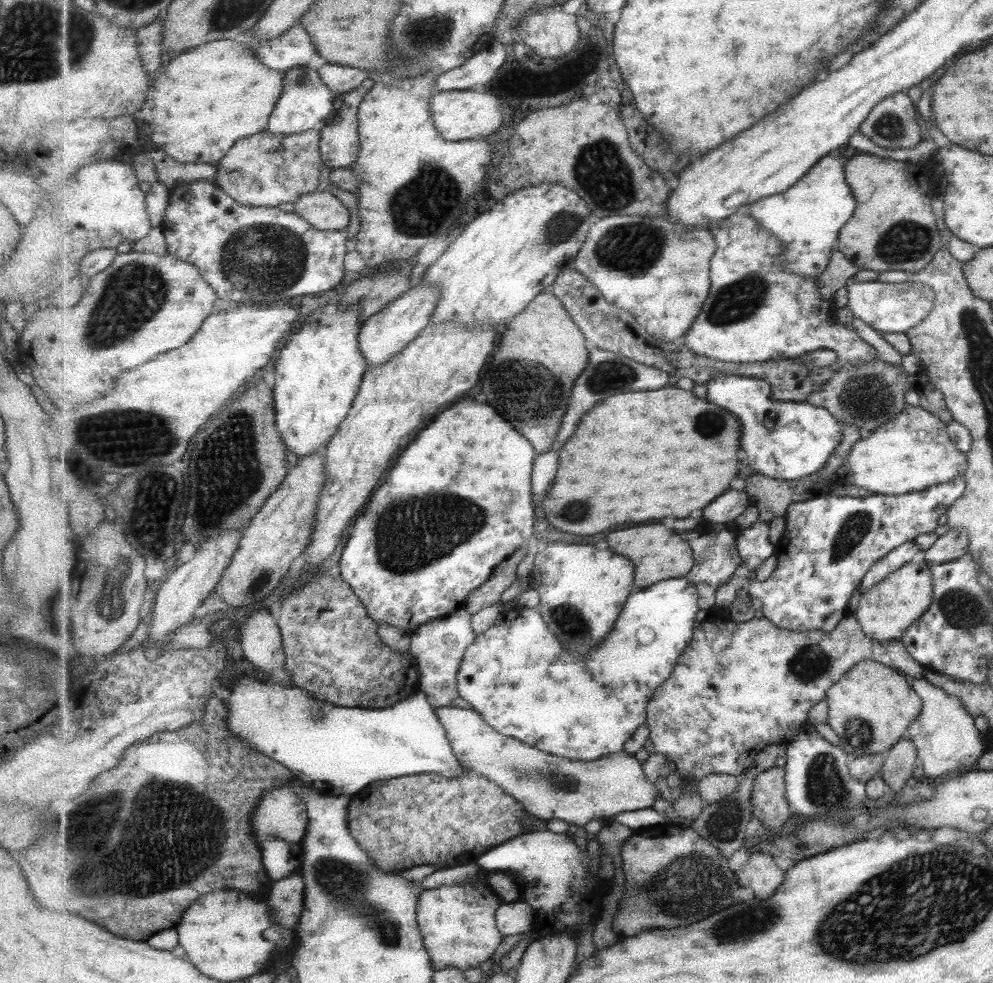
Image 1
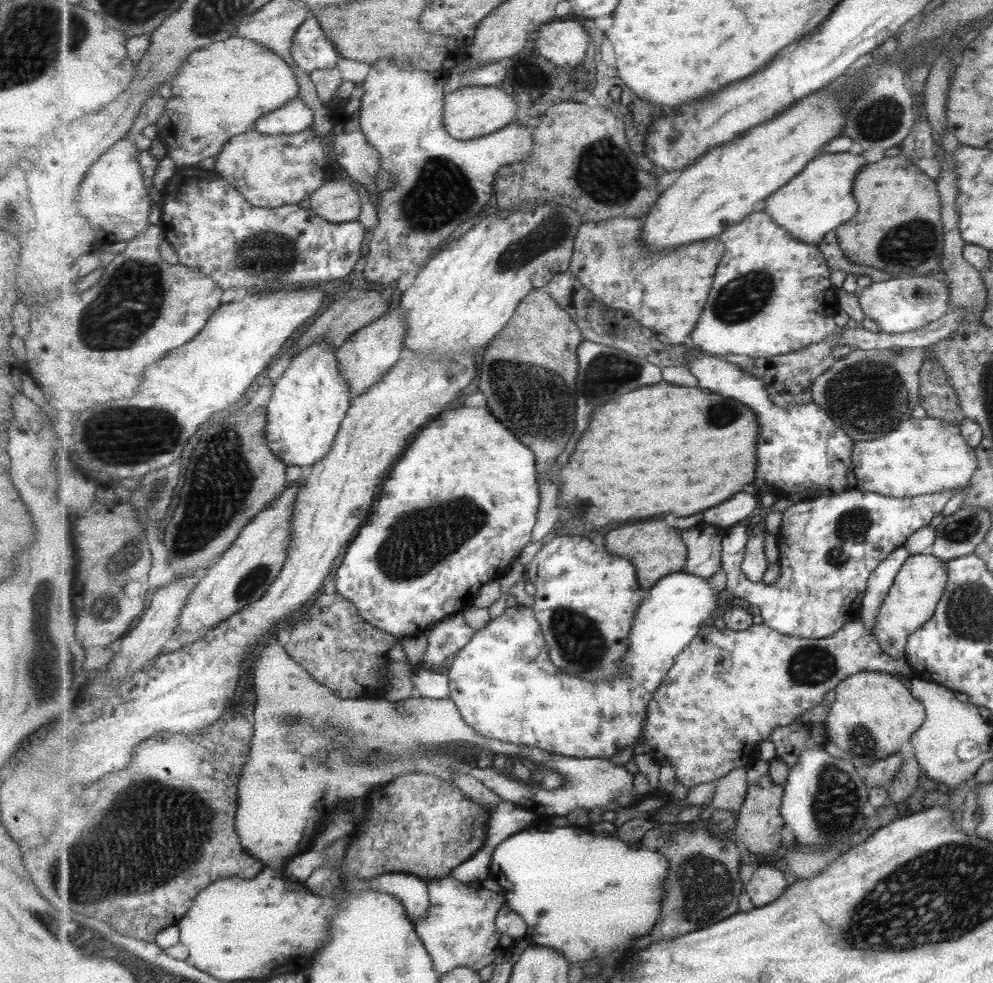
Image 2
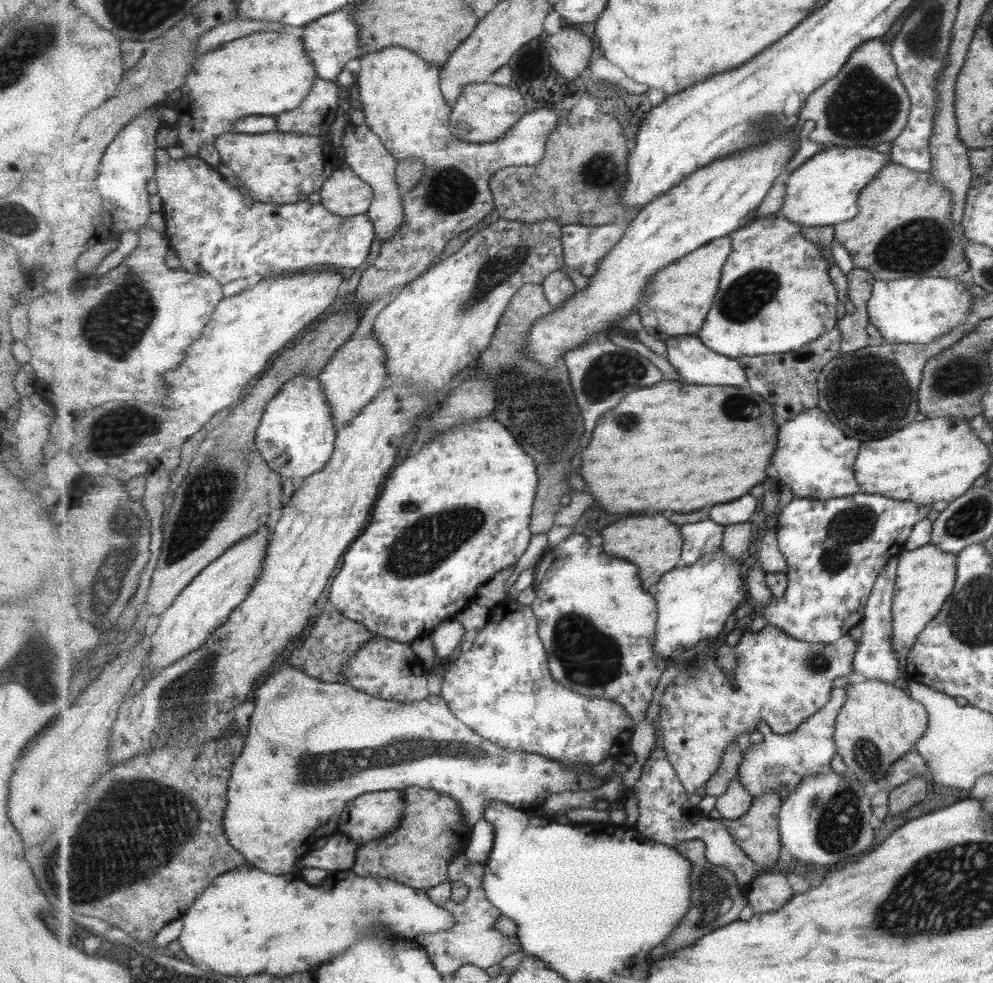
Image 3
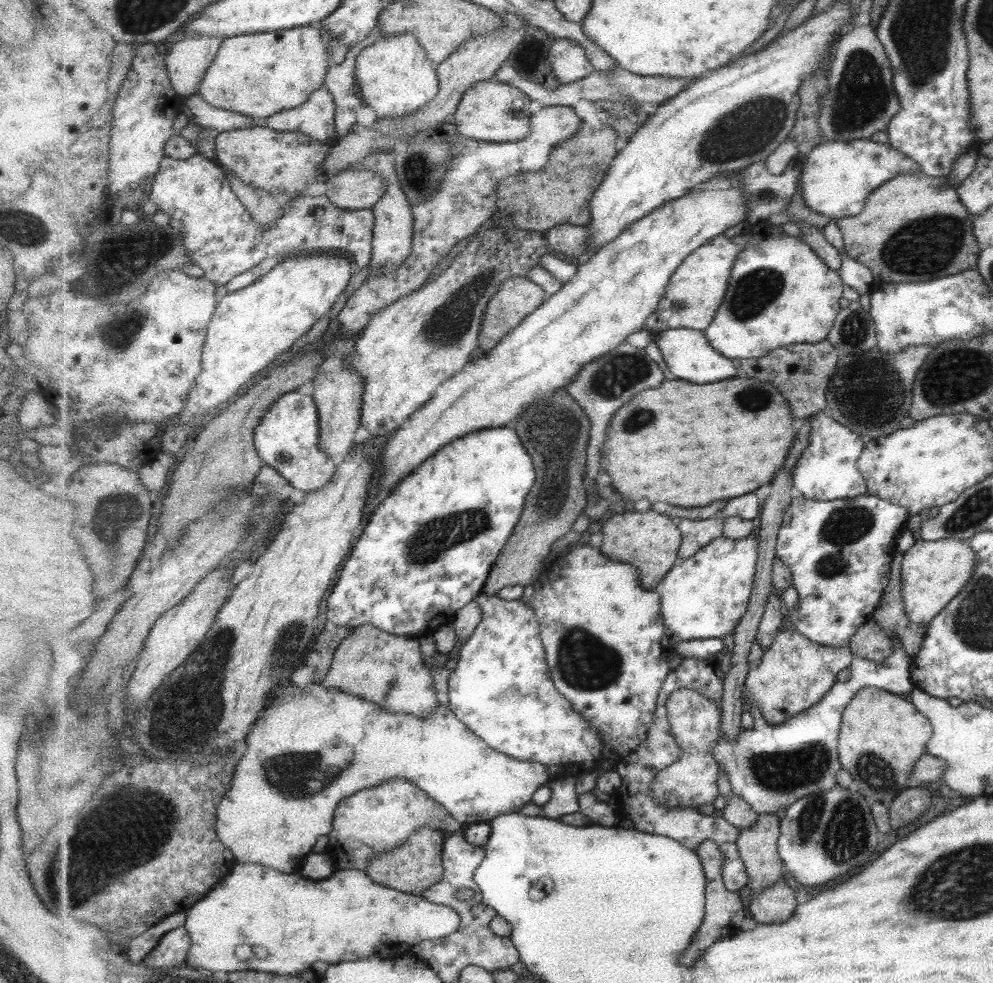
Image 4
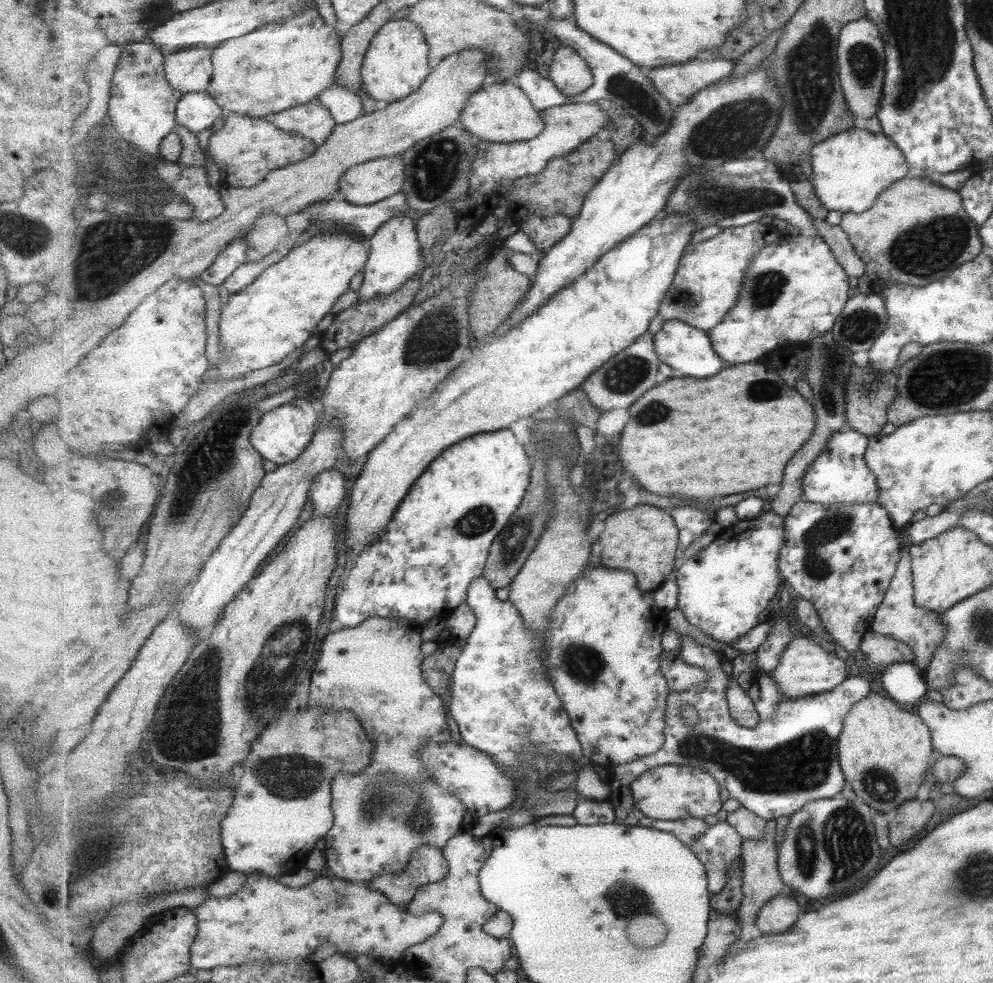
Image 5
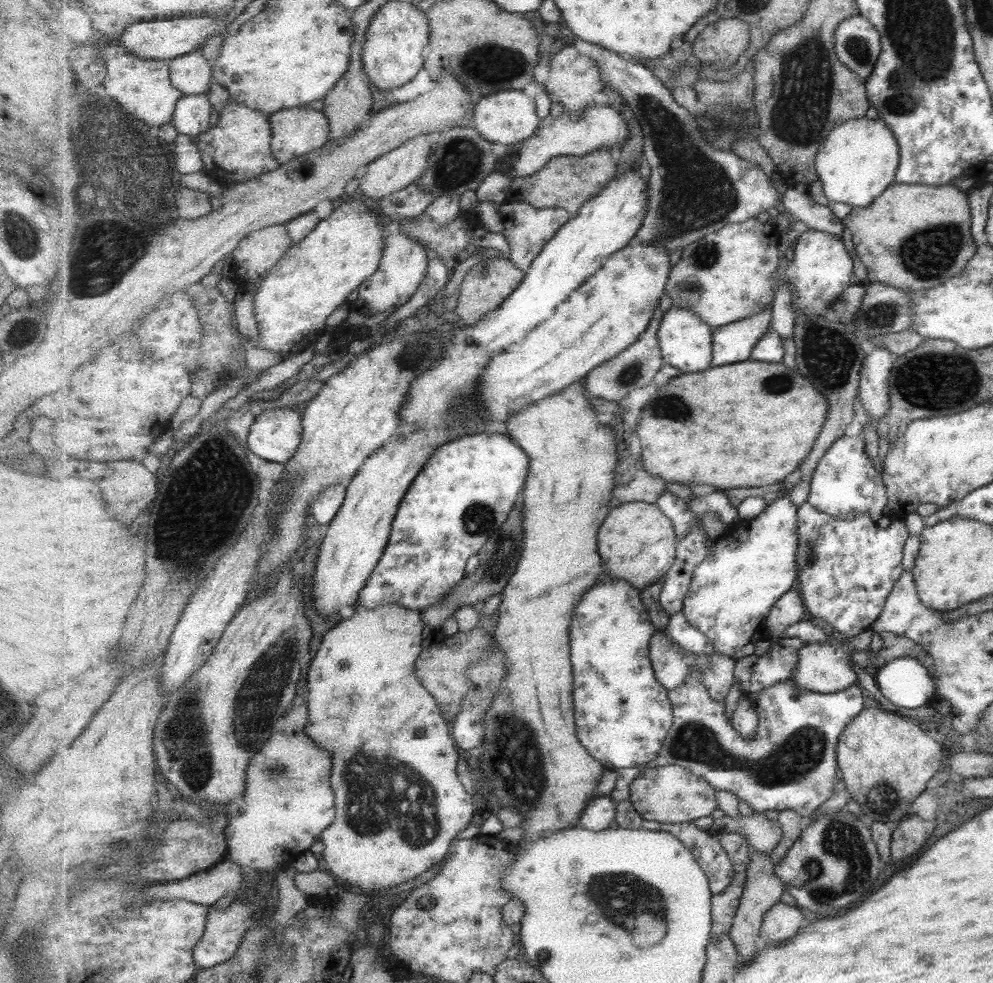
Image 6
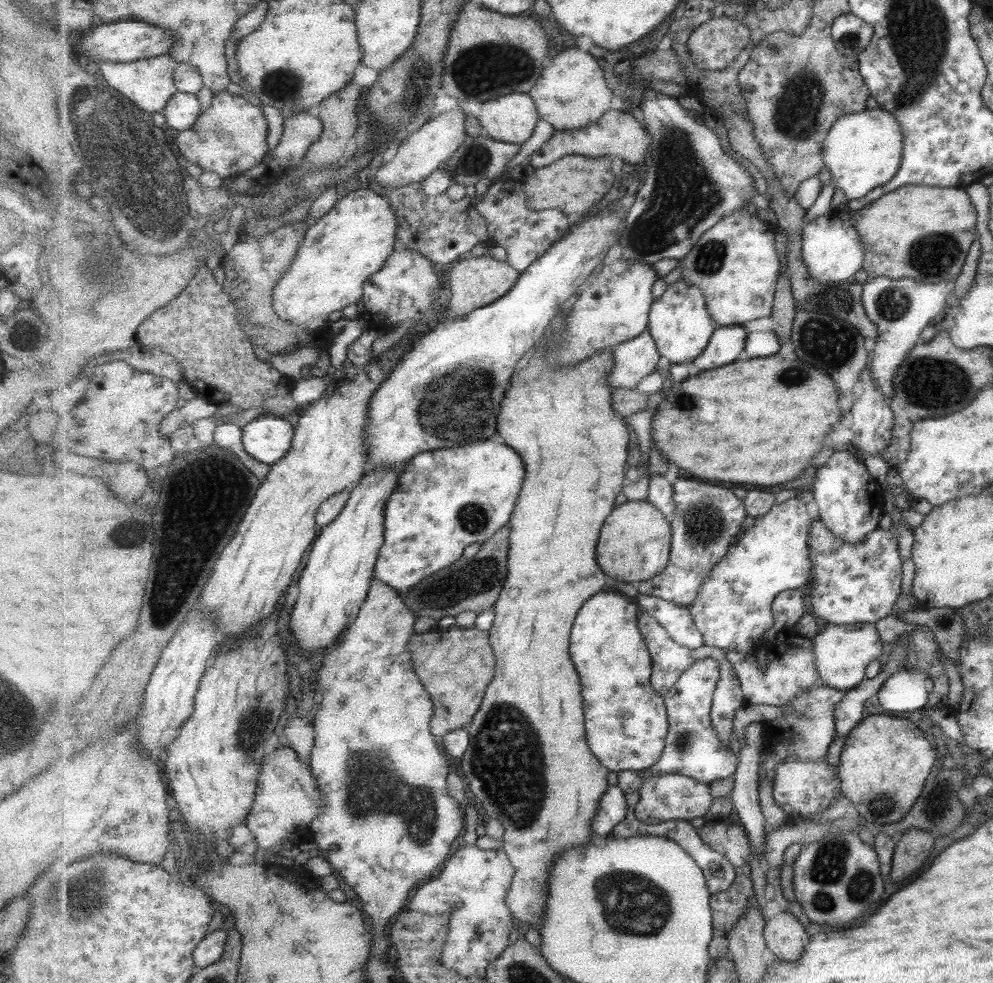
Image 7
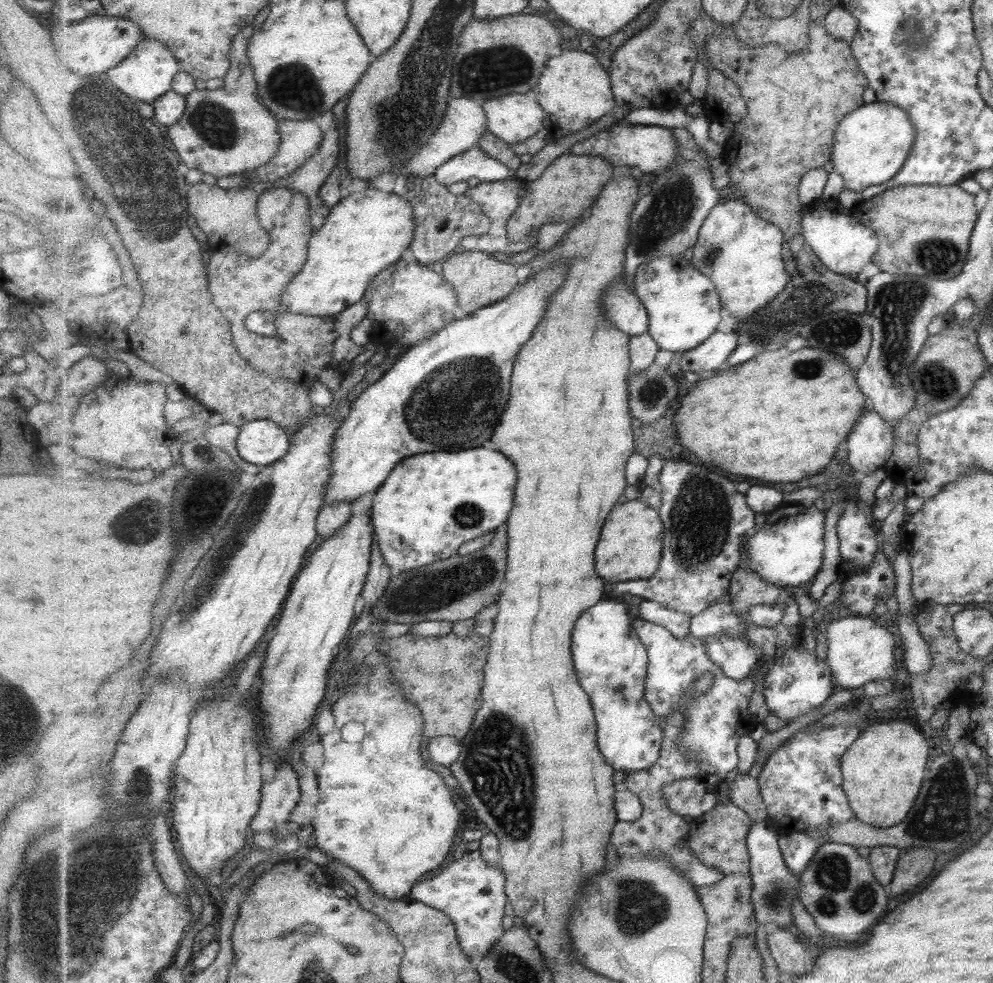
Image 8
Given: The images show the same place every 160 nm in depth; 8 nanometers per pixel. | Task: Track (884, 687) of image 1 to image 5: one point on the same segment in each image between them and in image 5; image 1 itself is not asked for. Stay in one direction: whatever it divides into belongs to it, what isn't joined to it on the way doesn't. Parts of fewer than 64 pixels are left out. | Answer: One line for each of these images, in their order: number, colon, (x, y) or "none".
2: (872, 715)
3: (878, 725)
4: (883, 735)
5: (884, 749)

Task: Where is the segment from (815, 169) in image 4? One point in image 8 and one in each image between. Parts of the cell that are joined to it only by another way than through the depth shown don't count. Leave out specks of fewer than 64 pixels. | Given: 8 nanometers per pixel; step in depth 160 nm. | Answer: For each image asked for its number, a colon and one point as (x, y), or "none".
5: (851, 169)
6: (859, 160)
7: (864, 149)
8: (871, 144)

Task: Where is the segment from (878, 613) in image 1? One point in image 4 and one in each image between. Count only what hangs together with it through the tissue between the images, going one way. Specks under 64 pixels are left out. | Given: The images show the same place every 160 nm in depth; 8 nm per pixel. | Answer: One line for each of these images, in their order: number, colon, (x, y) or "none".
2: (921, 581)
3: (925, 576)
4: (933, 572)

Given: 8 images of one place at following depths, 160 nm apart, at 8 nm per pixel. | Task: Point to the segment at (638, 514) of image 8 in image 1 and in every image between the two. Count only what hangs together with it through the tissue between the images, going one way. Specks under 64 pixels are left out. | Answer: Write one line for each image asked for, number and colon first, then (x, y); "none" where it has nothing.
1: (660, 554)
2: (658, 551)
3: (655, 545)
4: (651, 542)
5: (645, 540)
6: (638, 543)
7: (636, 543)

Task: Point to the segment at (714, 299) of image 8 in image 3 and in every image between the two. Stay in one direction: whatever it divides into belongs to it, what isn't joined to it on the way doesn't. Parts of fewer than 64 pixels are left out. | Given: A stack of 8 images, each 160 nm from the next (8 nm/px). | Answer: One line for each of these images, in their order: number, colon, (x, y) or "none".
3: (695, 362)
4: (689, 355)
5: (689, 351)
6: (687, 341)
7: (680, 322)

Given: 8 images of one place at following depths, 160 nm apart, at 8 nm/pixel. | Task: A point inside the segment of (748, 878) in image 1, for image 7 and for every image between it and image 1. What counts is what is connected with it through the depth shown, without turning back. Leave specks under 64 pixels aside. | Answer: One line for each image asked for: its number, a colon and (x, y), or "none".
2: (767, 884)
3: (767, 892)
4: (772, 906)
5: (780, 914)
6: (783, 922)
7: (785, 936)

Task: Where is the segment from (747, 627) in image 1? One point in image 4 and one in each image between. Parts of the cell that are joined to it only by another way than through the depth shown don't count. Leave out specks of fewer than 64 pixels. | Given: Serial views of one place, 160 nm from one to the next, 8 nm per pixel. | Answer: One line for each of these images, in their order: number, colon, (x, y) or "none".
2: (729, 690)
3: (783, 681)
4: (796, 672)

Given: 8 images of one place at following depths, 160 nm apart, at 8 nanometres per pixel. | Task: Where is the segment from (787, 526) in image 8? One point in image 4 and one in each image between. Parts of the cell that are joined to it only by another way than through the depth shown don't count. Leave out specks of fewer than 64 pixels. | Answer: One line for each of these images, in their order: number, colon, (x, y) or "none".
4: (707, 596)
5: (724, 589)
6: (734, 591)
7: (734, 609)

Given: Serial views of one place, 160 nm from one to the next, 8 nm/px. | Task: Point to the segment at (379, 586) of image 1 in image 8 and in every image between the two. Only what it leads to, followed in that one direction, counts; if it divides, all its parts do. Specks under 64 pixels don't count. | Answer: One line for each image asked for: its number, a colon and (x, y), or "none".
2: (472, 486)
3: (479, 470)
4: (467, 500)
5: (438, 542)
6: (469, 487)
7: (446, 500)
8: (431, 505)

